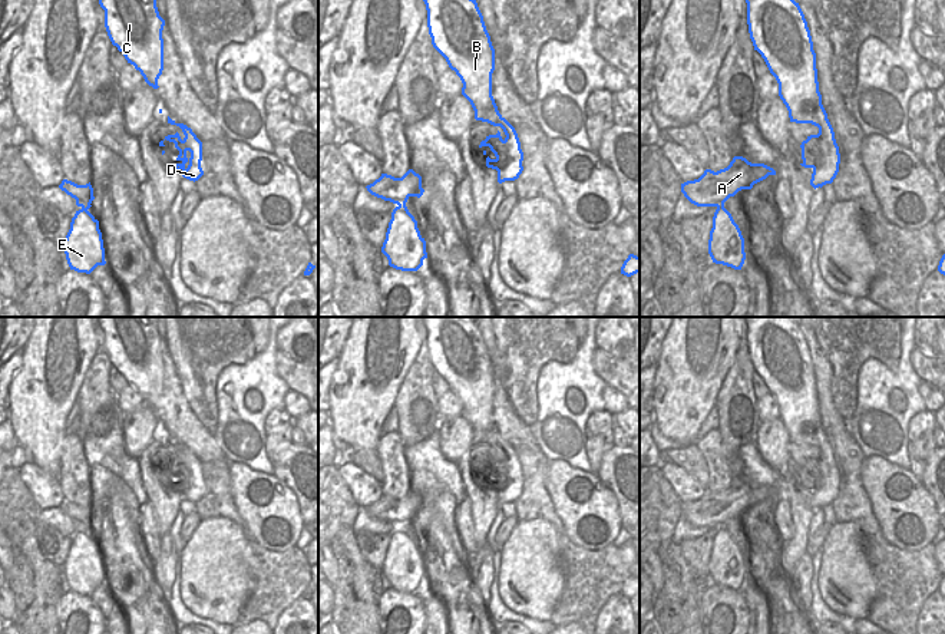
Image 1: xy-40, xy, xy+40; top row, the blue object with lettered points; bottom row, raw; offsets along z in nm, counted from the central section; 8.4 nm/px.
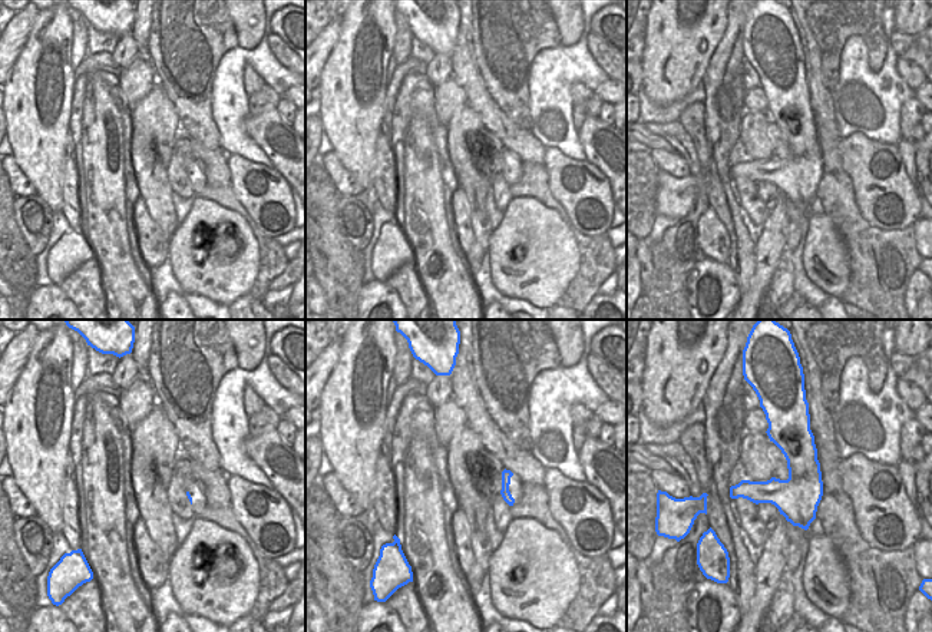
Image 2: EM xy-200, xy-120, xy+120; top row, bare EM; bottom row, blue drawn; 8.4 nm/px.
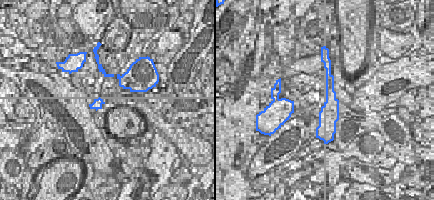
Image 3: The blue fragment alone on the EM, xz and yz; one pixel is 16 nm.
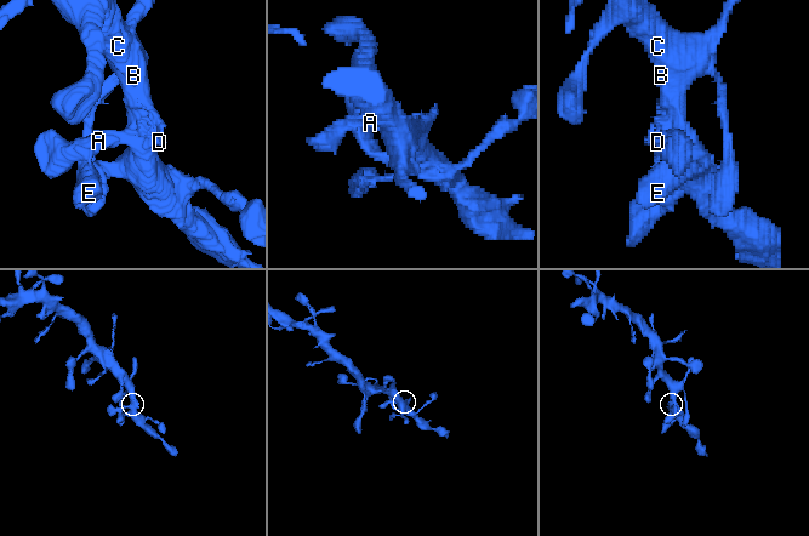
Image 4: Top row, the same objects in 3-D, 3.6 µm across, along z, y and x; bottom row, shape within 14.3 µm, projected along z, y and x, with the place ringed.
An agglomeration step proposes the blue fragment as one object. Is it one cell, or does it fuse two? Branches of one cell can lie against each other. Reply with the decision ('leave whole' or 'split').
leave whole

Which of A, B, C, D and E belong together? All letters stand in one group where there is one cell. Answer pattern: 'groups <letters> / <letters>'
groups A B C D E

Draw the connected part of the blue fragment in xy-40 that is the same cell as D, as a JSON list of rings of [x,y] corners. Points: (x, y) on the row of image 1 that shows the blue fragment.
[[[168,116],[168,123],[176,125],[182,129],[185,138],[182,139],[179,133],[165,136],[166,141],[174,142],[175,148],[179,151],[176,164],[172,166],[182,172],[182,176],[189,181],[198,181],[204,171],[201,168],[202,161],[202,142],[196,138],[191,128],[184,123],[176,123]]]

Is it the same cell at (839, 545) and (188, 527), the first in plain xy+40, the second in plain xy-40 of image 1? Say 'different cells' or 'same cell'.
different cells

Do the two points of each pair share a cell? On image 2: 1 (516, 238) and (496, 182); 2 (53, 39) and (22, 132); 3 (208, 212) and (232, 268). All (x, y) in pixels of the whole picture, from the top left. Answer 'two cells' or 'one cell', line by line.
1: two cells
2: one cell
3: one cell

